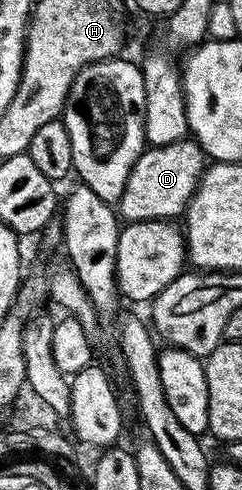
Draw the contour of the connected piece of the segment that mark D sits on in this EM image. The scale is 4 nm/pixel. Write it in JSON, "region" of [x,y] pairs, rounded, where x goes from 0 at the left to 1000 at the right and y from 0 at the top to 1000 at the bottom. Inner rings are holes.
{"region":[[[798,284],[591,304],[529,357],[512,398],[479,414],[500,449],[533,455],[748,445],[785,420],[793,398],[814,390],[855,343],[860,322]]]}

